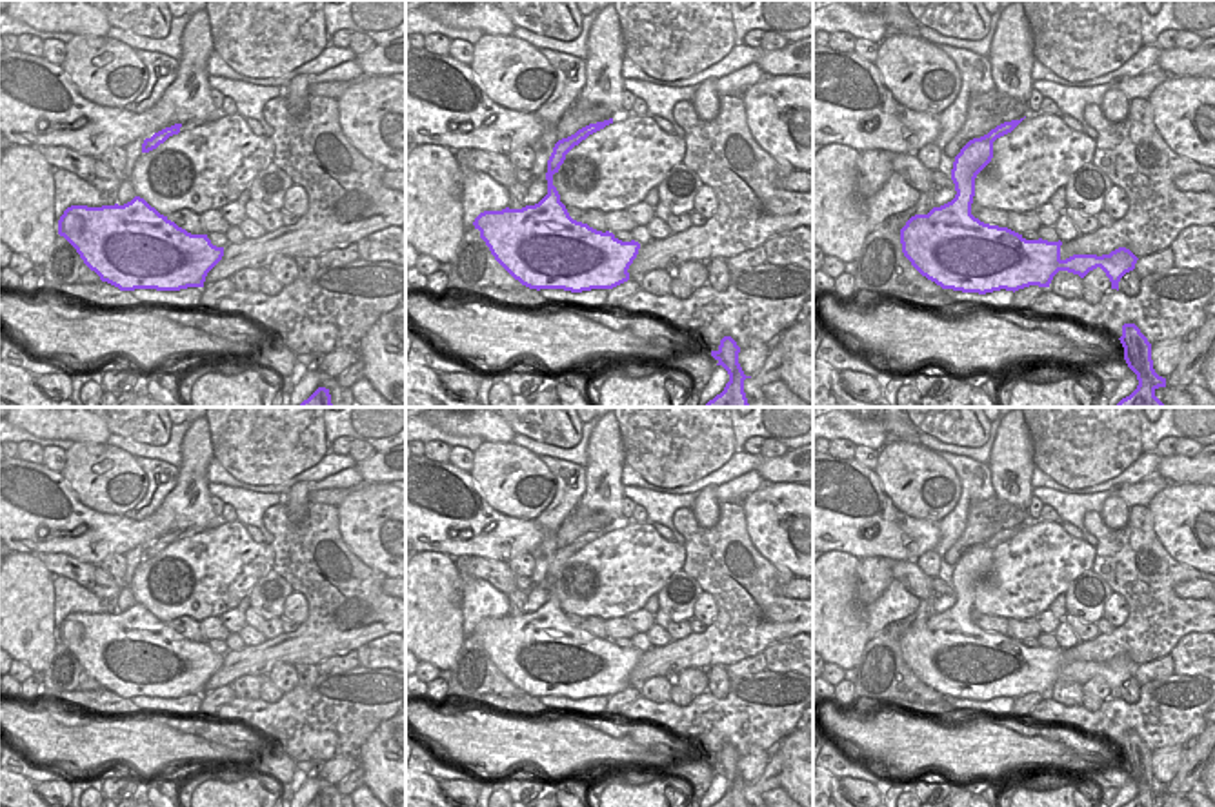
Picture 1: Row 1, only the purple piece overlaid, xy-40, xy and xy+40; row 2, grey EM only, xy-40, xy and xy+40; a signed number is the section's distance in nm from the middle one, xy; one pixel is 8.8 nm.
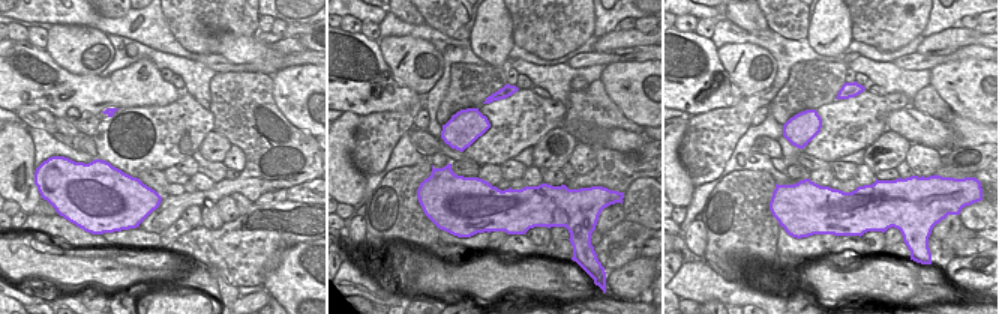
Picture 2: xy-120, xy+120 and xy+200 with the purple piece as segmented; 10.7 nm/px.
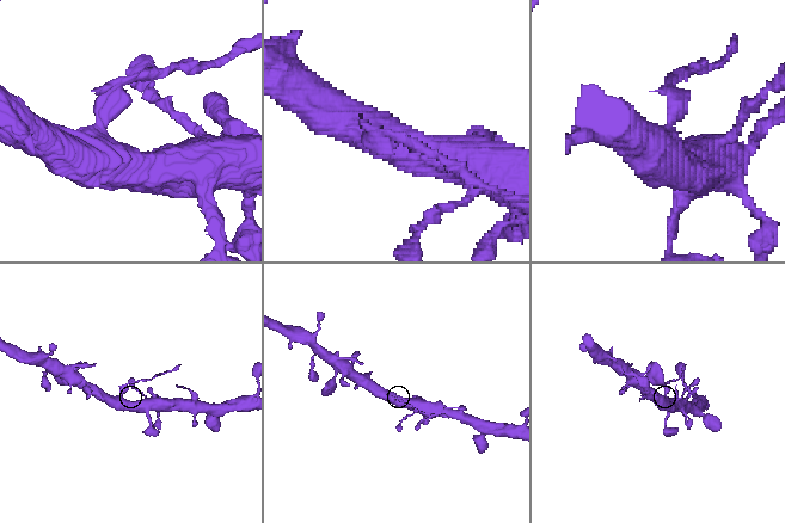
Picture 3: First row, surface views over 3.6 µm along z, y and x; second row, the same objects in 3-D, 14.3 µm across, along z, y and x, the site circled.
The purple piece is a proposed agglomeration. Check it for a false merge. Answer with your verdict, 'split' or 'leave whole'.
split

